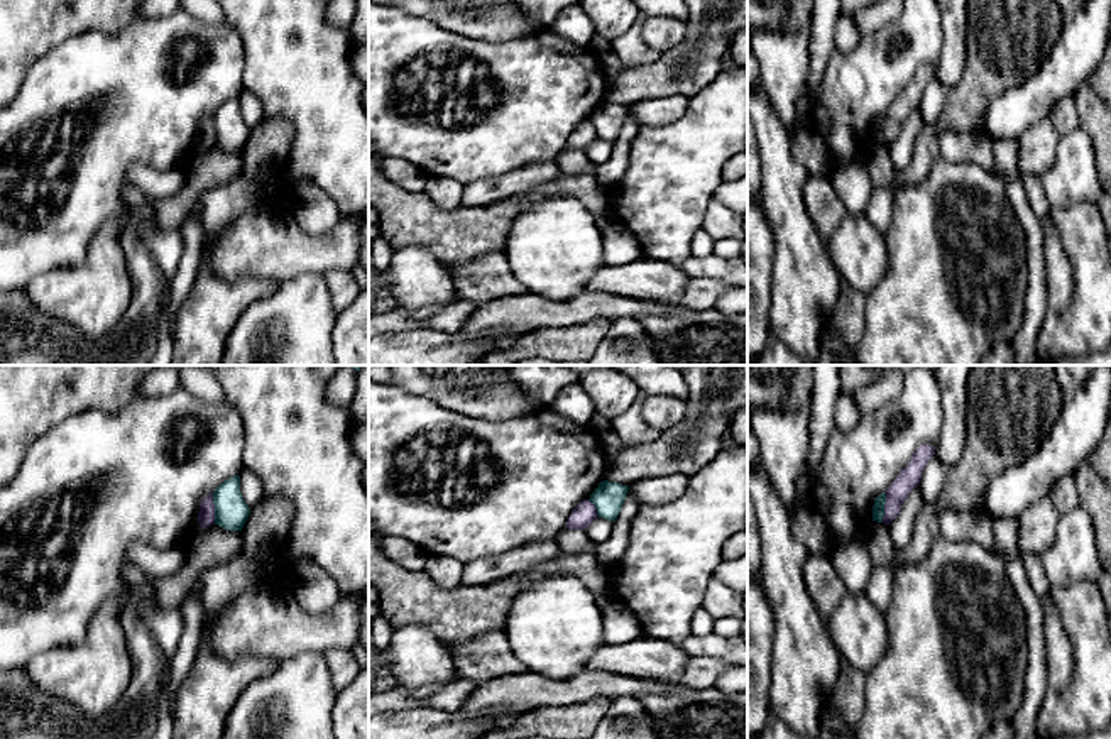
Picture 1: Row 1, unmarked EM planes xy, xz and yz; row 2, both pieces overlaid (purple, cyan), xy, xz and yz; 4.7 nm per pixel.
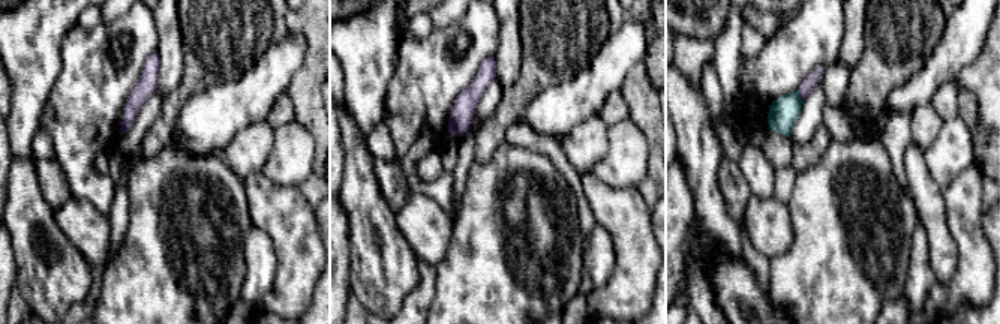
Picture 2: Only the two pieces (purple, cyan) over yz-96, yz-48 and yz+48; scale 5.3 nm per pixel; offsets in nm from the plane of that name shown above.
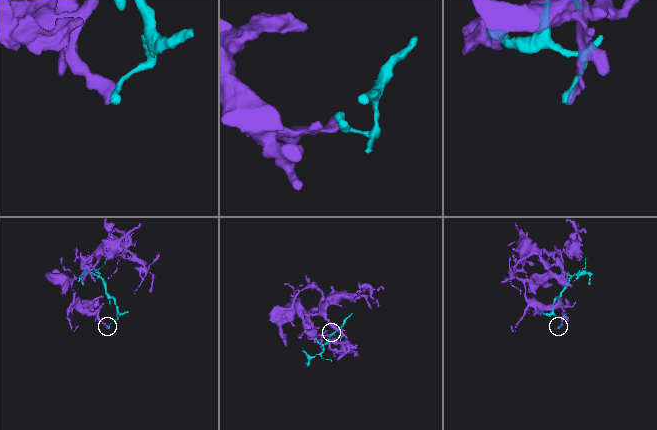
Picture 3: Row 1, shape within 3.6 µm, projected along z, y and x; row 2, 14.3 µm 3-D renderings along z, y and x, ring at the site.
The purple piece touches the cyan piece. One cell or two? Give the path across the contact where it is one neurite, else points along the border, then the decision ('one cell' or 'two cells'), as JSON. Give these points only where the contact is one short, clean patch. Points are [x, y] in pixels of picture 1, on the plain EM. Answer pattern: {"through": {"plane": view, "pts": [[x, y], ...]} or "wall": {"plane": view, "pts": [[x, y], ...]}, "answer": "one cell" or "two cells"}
{"wall": {"plane": "xy", "pts": [[212, 115], [215, 144]]}, "answer": "two cells"}

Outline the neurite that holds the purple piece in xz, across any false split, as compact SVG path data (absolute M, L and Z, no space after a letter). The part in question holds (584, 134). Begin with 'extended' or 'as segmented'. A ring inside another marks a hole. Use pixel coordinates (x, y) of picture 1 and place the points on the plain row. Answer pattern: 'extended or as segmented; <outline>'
as segmented; M583 122L572 132L565 149L587 151L588 145L597 139L595 127L590 122Z

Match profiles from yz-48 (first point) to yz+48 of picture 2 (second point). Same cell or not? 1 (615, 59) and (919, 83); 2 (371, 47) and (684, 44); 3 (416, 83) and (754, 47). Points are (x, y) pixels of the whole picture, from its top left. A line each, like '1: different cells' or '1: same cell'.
1: same cell
2: same cell
3: different cells

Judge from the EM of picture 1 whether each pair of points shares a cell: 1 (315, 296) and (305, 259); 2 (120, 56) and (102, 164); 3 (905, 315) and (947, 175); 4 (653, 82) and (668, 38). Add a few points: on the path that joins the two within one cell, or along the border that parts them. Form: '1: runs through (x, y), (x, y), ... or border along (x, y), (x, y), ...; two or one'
1: border along (323, 274), (298, 274), (279, 283); two
2: runs through (120, 83), (119, 107), (102, 129), (102, 137); one
3: runs through (932, 279), (932, 210); one
4: border along (685, 22), (685, 36), (662, 53); two

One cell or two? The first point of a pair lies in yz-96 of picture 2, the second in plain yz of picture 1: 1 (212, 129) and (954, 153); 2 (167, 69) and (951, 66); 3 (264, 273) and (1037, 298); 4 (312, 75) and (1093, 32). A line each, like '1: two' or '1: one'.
1: two
2: one
3: two
4: two

